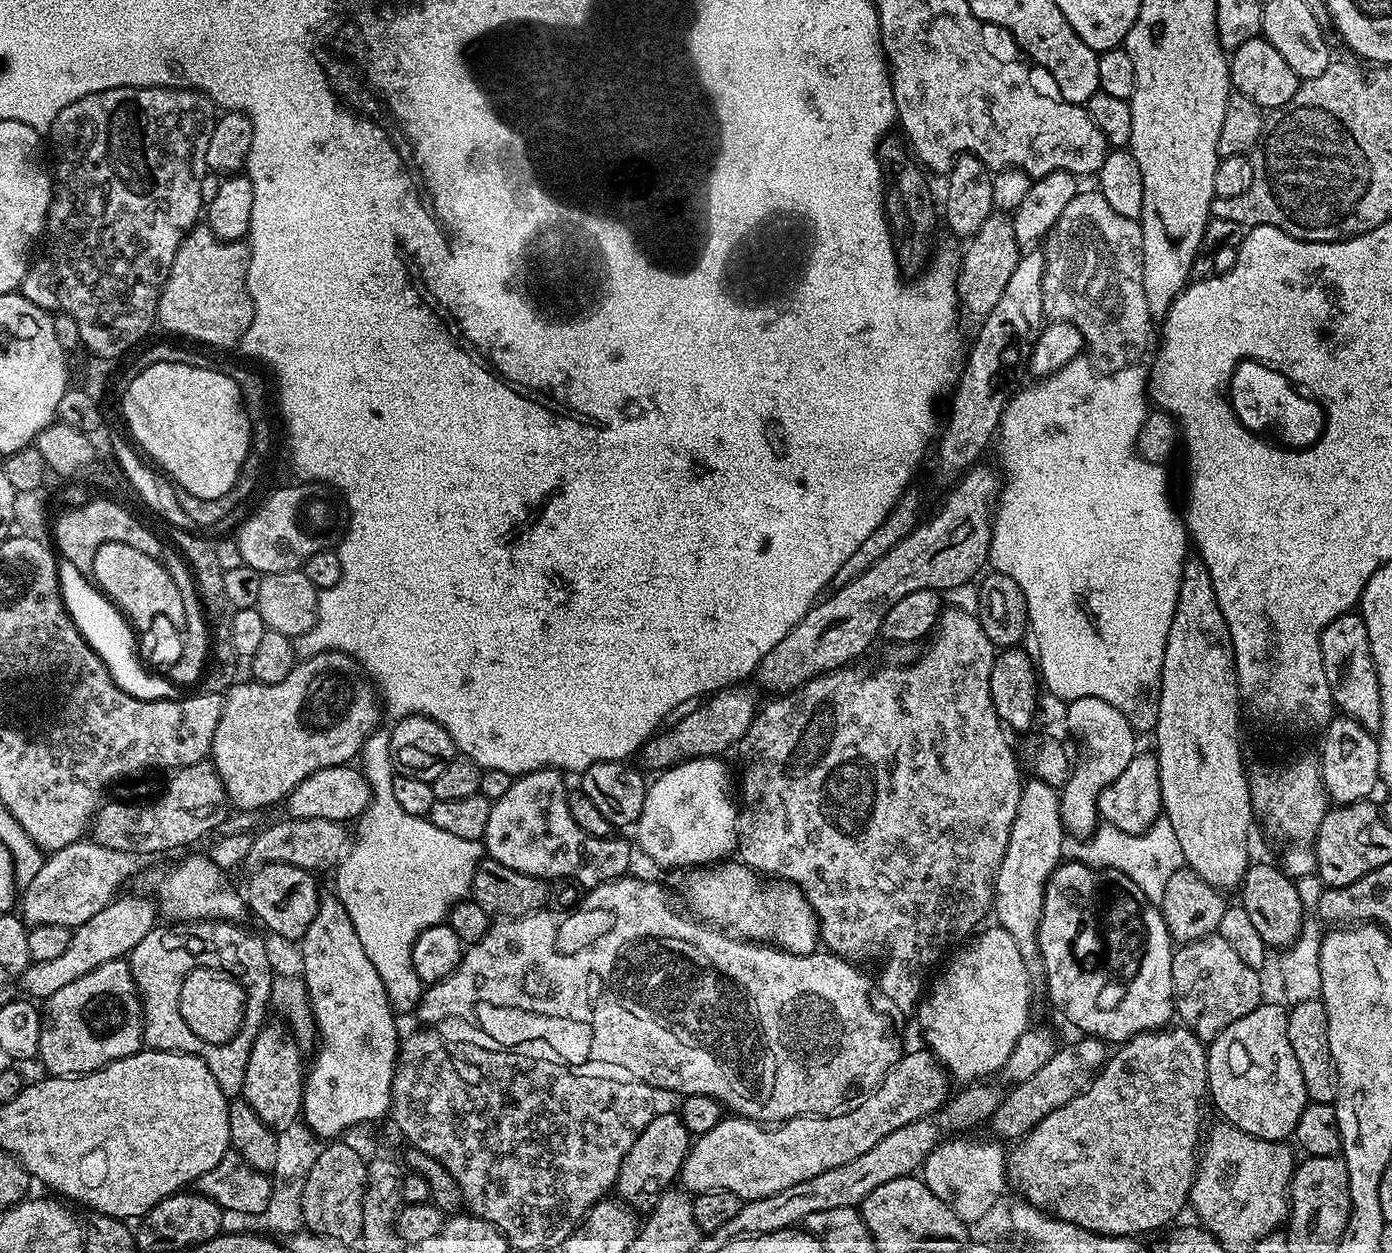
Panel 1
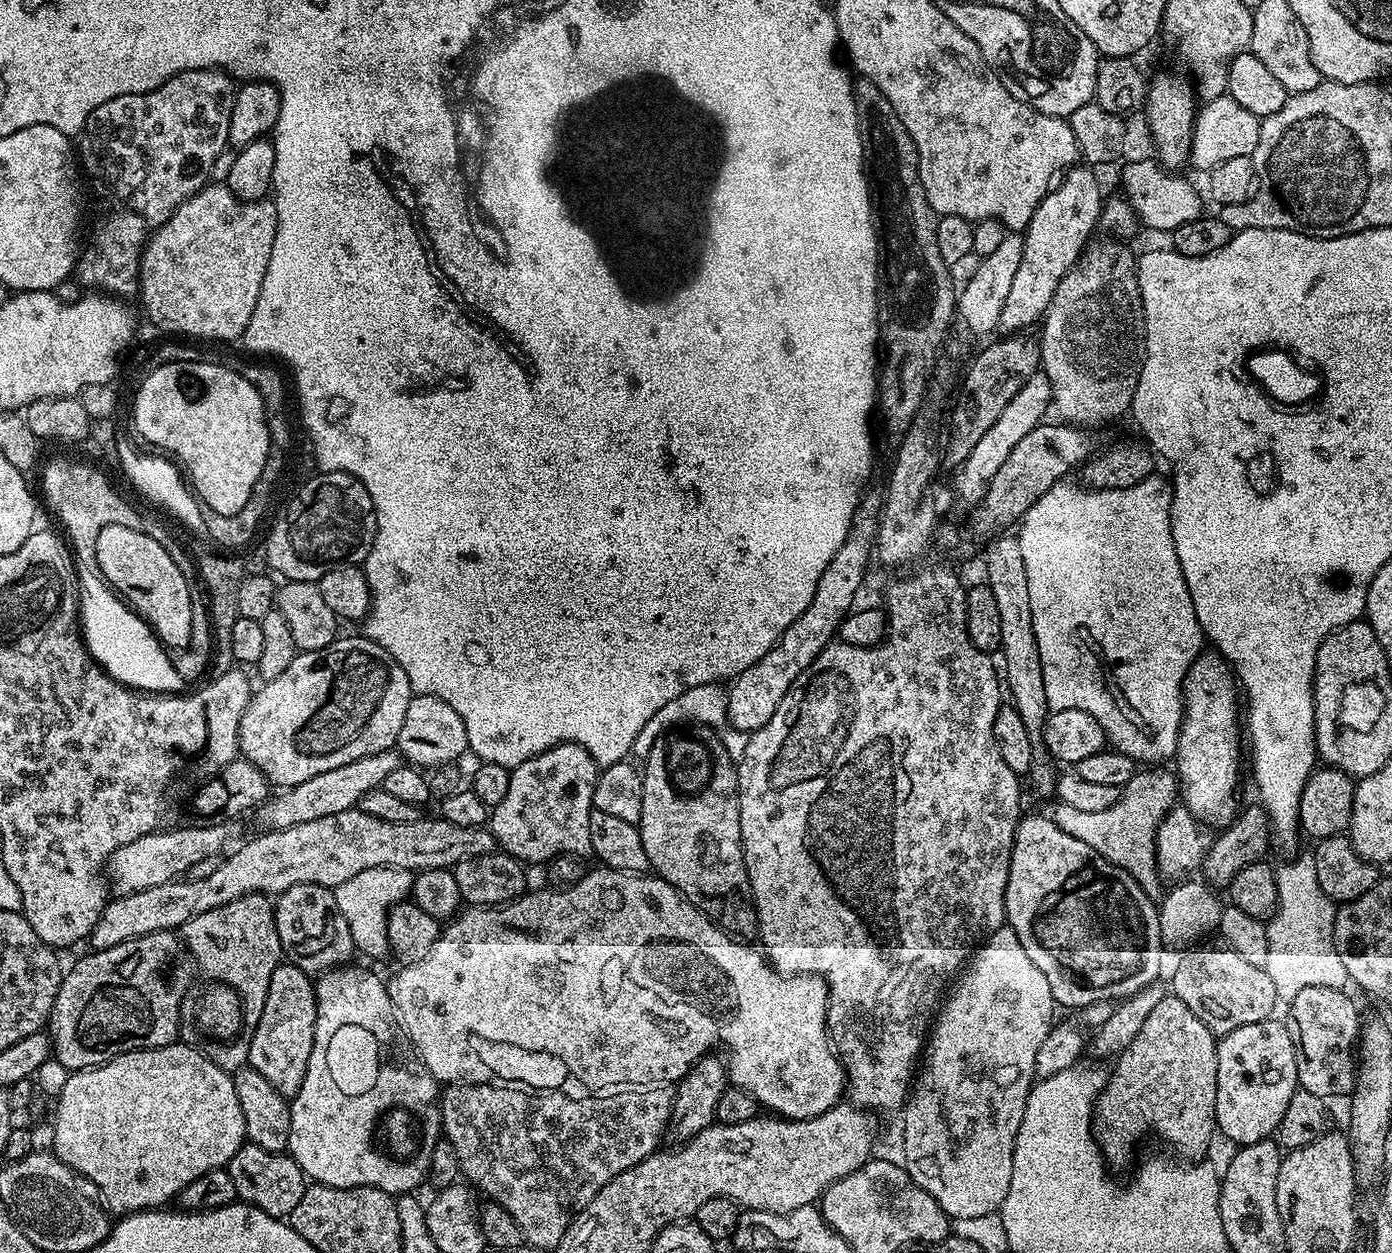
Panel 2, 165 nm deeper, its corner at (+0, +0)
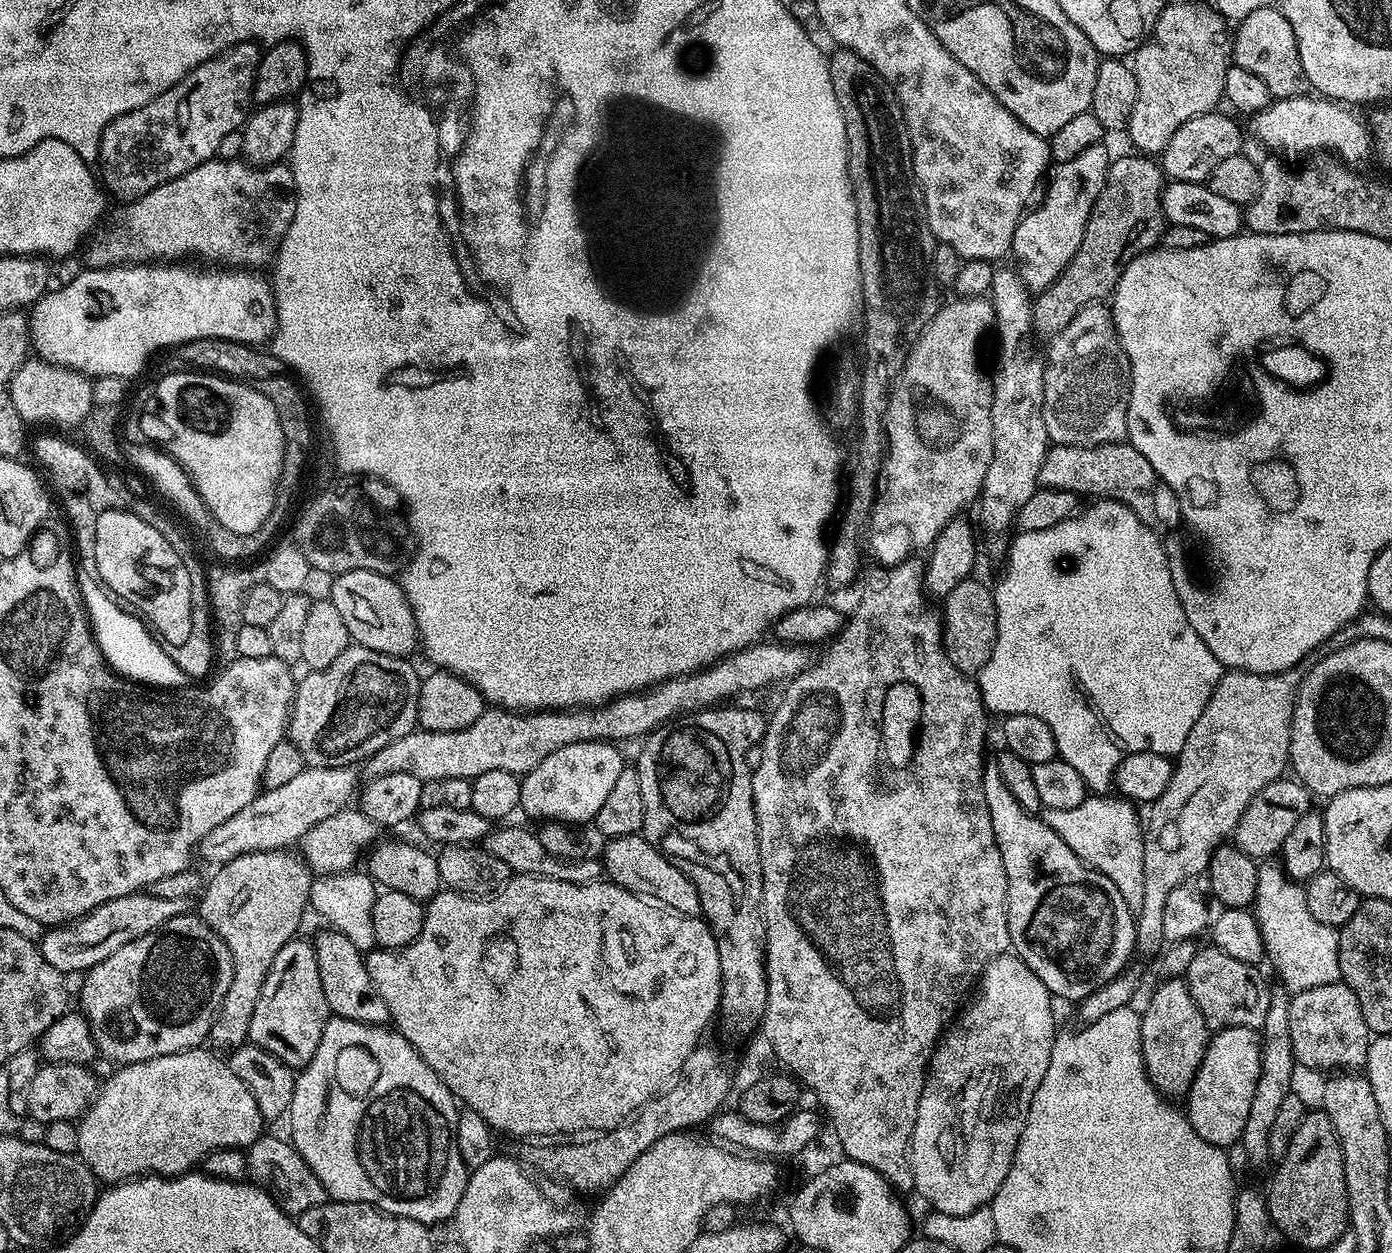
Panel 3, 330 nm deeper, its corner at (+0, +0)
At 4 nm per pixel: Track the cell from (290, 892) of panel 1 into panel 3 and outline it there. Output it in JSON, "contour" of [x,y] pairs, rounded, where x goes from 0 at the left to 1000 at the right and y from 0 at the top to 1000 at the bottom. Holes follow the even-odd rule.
{"contour":[[[232,743],[226,747],[226,753],[228,765],[228,781],[231,781],[231,793],[234,793],[236,808],[251,812],[254,816],[278,818],[280,814],[279,804],[277,800],[274,800],[274,793],[272,793],[266,781],[262,761],[259,760],[257,755],[249,749],[249,745]]]}

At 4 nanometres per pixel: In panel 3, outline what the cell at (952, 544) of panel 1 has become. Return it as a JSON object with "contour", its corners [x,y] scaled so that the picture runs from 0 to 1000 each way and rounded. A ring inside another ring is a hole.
{"contour":[[[812,354],[791,354],[790,358],[756,354],[749,369],[746,385],[751,389],[772,393],[776,397],[784,396],[784,397],[802,399],[812,407],[815,407],[815,410],[818,410],[820,417],[825,420],[831,417],[830,376]]]}

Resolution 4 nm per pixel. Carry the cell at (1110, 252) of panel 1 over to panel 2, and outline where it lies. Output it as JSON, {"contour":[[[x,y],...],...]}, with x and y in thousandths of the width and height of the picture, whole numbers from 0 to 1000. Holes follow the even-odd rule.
{"contour":[[[790,190],[782,194],[779,199],[779,204],[773,208],[773,211],[764,219],[763,225],[760,225],[760,231],[757,231],[757,238],[754,241],[752,249],[750,251],[749,263],[750,266],[746,266],[747,273],[747,294],[751,302],[754,305],[756,312],[756,326],[759,329],[762,336],[770,340],[782,340],[779,338],[793,338],[795,335],[802,335],[805,331],[810,330],[813,325],[815,311],[819,304],[819,291],[822,286],[822,248],[820,247],[820,238],[819,237],[819,229],[816,221],[817,205],[813,205],[813,201],[810,198],[810,194],[802,190]]]}

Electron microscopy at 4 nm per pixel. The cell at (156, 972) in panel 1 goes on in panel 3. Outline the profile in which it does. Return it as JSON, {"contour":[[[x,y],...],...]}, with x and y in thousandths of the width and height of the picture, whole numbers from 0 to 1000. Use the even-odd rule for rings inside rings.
{"contour":[[[198,677],[190,680],[177,680],[165,688],[157,690],[154,694],[152,703],[147,705],[145,714],[143,716],[144,725],[142,730],[147,734],[162,752],[162,755],[167,762],[168,777],[165,784],[165,790],[162,790],[162,796],[158,800],[158,805],[155,808],[155,815],[152,816],[151,824],[152,832],[155,832],[156,837],[166,838],[172,836],[178,830],[180,822],[180,812],[182,810],[182,803],[185,800],[185,793],[188,793],[188,784],[191,784],[191,777],[194,774],[194,768],[197,768],[200,758],[205,755],[213,746],[216,737],[218,734],[218,727],[222,727],[223,707],[226,702],[226,697],[218,689],[218,683],[210,678]]]}

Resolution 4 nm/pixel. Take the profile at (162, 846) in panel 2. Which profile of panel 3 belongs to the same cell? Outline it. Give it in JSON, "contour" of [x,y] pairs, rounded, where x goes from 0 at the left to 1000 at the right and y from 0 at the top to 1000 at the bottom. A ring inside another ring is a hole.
{"contour":[[[219,612],[205,627],[193,629],[188,631],[168,653],[162,653],[159,659],[154,659],[148,669],[142,674],[142,680],[152,689],[157,691],[171,685],[177,680],[190,680],[203,677],[209,678],[231,653],[237,653],[237,650],[243,650],[246,645],[254,641],[257,632],[255,612],[249,613],[223,613]]]}

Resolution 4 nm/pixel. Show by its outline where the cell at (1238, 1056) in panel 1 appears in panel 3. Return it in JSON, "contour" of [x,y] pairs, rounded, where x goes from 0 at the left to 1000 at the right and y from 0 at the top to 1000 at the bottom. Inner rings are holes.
{"contour":[[[878,820],[869,829],[868,837],[858,857],[858,864],[854,867],[852,875],[852,890],[861,908],[866,908],[866,911],[880,918],[884,917],[884,913],[887,914],[890,911],[895,899],[895,892],[898,890],[898,879],[901,876],[901,869],[904,867],[904,857],[906,854],[905,825],[903,821]]]}

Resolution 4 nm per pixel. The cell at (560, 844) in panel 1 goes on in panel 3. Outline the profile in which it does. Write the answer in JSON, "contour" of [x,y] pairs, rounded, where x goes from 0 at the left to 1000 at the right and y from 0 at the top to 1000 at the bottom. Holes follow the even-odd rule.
{"contour":[[[425,591],[424,592],[412,592],[409,595],[404,595],[404,599],[398,599],[384,611],[384,615],[376,617],[374,623],[374,645],[379,651],[383,651],[385,656],[399,656],[420,659],[422,656],[427,655],[430,646],[438,634],[438,630],[444,618],[450,611],[448,603],[445,600],[442,593],[436,591]]]}

